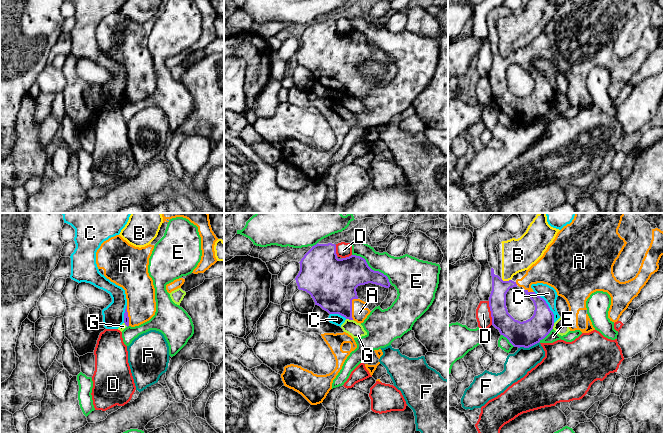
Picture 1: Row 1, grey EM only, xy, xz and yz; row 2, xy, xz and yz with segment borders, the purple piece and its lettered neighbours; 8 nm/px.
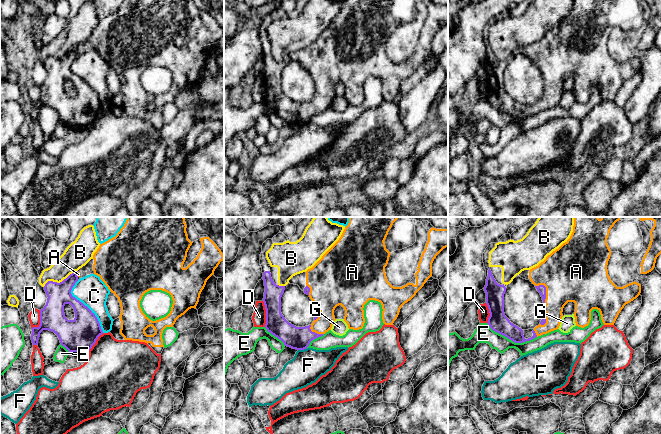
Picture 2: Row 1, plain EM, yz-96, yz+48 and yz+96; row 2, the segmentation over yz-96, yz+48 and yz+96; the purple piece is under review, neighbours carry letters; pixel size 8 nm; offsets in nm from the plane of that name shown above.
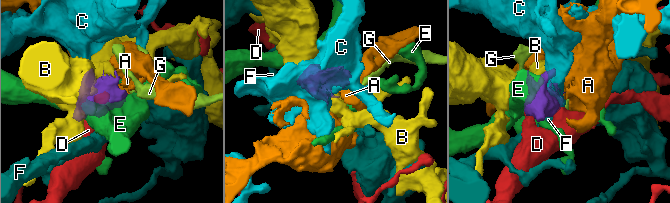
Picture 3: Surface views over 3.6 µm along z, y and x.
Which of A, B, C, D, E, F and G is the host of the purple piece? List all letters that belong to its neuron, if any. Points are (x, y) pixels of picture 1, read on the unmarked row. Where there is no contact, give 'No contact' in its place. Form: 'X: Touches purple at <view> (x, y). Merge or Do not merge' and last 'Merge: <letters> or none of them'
A: Touches purple at xz (351, 83). Merge
B: Touches purple at yz (506, 57). Do not merge
C: Touches purple at yz (548, 82). Do not merge
D: Touches purple at yz (491, 89). Do not merge
E: Touches purple at xz (371, 45). Do not merge
F: Touches purple at yz (528, 123). Do not merge
G: Touches purple at xz (349, 95). Do not merge
Merge: A

